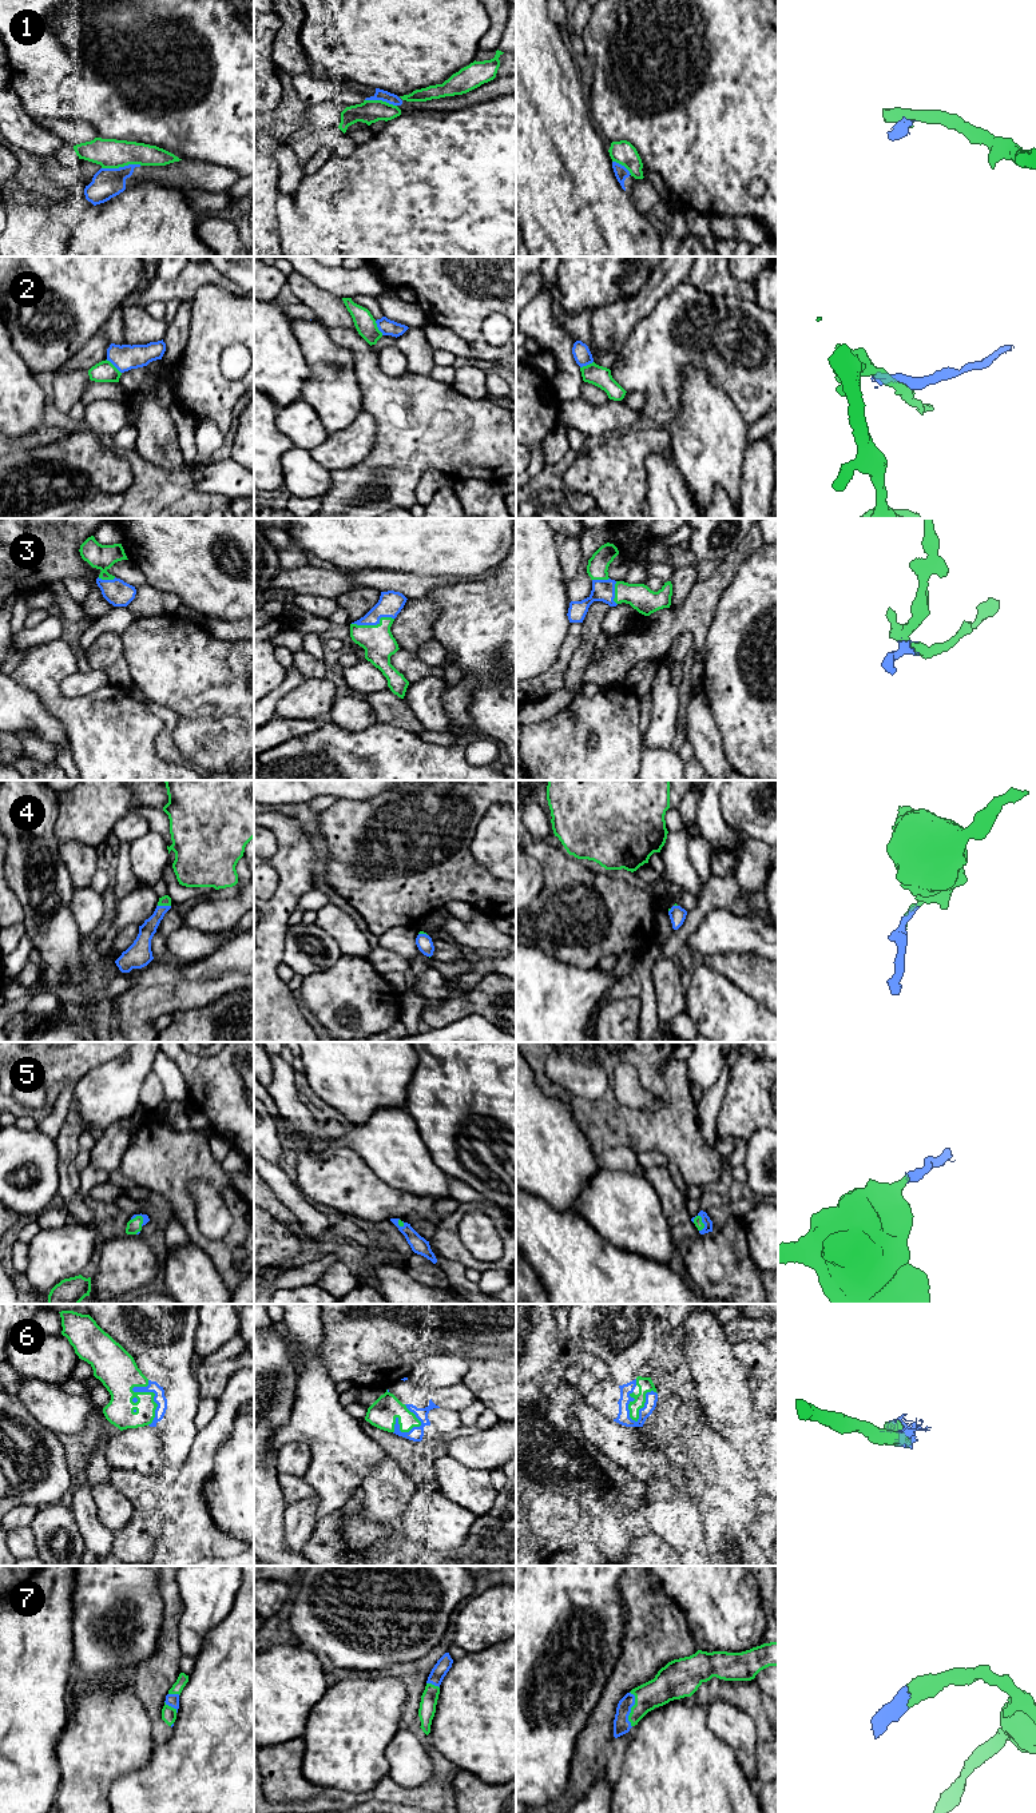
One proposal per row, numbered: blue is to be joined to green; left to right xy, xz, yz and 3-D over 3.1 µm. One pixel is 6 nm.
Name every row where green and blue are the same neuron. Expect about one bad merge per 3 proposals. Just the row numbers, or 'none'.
3, 4, 5, 6, 7

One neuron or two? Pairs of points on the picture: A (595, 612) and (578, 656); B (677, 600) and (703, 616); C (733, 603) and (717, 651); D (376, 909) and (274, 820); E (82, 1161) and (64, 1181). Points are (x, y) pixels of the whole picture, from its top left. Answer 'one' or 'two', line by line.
A: one
B: two
C: one
D: two
E: two

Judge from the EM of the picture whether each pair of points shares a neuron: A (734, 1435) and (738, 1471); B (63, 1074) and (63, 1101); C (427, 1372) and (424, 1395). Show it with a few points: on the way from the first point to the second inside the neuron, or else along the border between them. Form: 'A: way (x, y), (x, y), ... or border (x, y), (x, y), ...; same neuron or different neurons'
A: border (737, 1451), (754, 1478); different neurons
B: border (74, 1084), (62, 1090), (50, 1114); different neurons
C: border (407, 1380), (429, 1387), (457, 1384); different neurons

